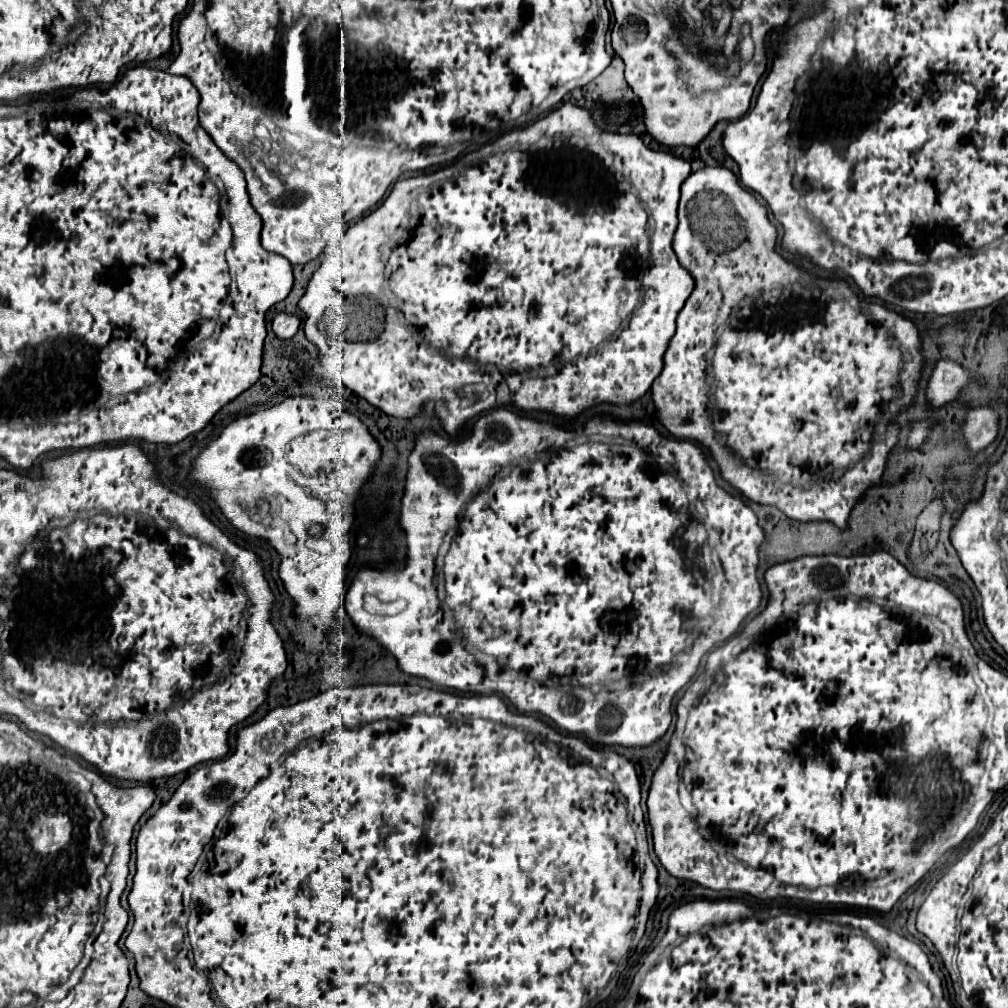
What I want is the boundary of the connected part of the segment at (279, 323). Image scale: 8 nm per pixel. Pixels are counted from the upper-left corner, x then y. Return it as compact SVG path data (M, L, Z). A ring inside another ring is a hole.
M280 312L274 320L272 320L272 330L276 332L278 338L286 340L292 338L300 326L300 316L298 314L288 314L288 312Z

